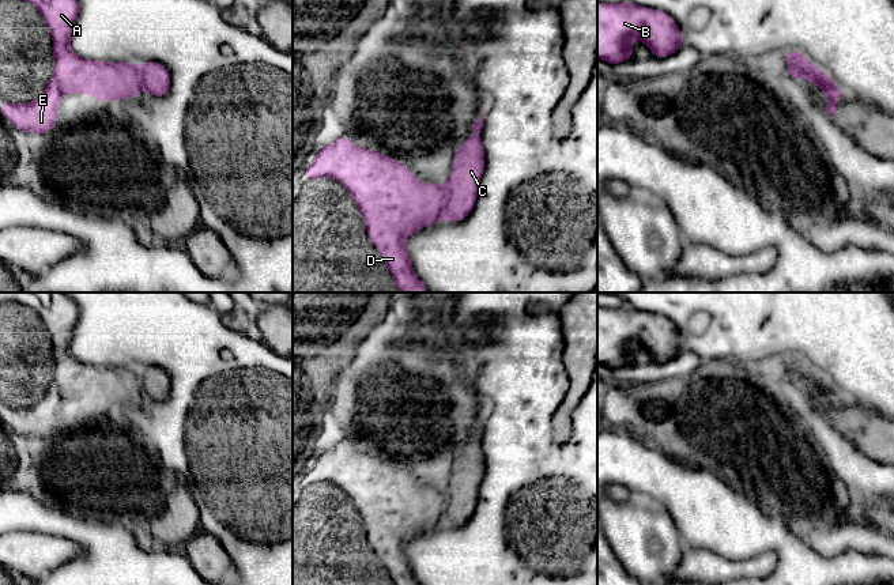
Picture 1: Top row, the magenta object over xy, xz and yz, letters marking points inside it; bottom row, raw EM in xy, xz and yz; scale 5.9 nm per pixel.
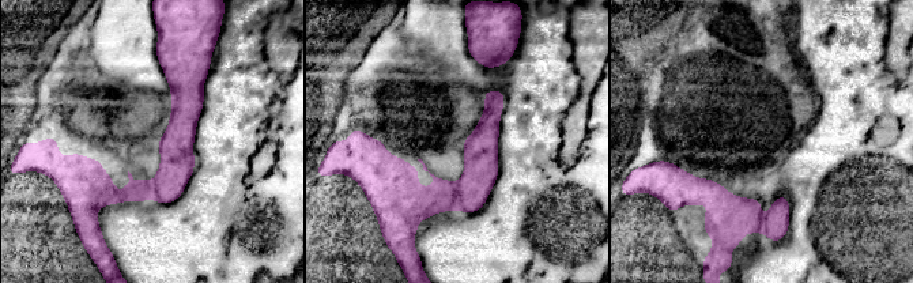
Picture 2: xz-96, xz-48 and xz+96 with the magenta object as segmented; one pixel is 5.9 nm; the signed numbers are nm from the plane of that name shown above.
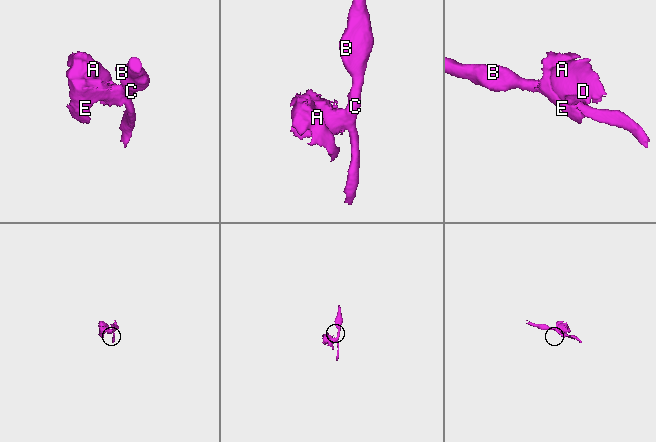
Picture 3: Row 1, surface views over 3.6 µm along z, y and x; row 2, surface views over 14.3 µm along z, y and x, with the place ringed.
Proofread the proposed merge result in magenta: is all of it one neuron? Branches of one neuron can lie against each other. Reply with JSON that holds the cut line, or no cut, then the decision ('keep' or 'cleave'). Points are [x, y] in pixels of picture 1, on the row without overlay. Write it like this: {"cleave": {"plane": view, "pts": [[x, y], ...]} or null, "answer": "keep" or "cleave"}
{"cleave": {"plane": "xz", "pts": [[442, 491], [445, 498], [445, 521]]}, "answer": "cleave"}

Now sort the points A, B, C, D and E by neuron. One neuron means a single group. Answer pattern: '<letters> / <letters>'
A D E / B C

